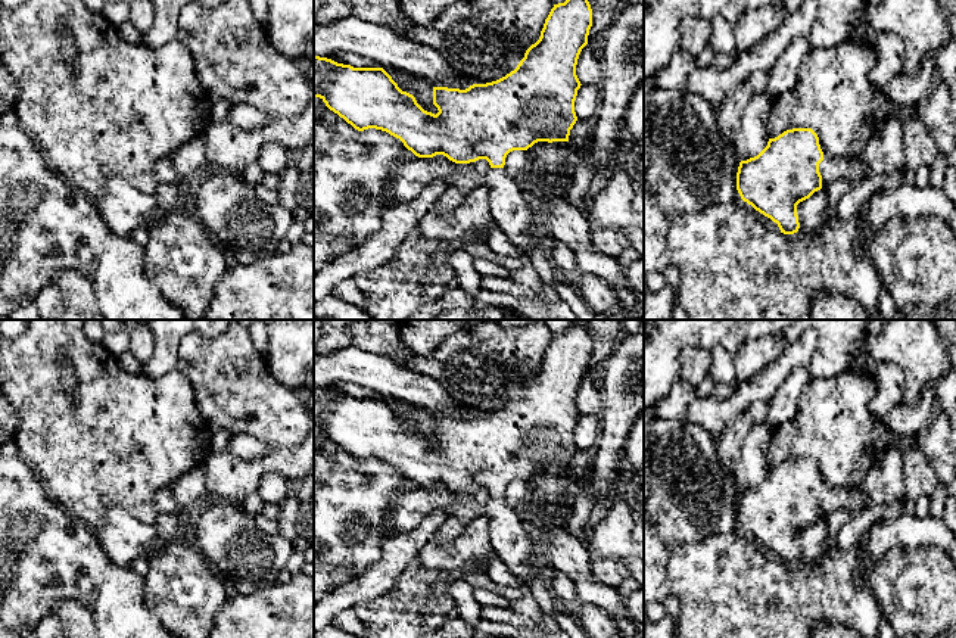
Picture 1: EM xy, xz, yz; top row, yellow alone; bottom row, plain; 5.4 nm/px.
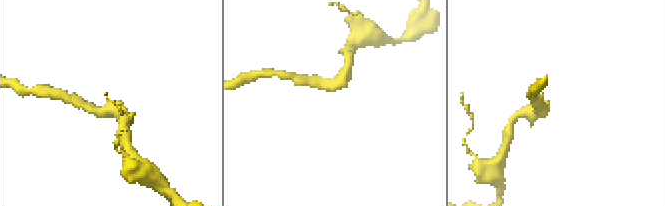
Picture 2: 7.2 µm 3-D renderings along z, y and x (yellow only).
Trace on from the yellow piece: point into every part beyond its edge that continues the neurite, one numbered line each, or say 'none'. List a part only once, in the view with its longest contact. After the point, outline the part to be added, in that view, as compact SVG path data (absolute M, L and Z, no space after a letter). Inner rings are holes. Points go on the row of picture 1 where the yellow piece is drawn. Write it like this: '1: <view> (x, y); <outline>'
1: yz (833, 170); M823 156L823 161L819 164L819 172L831 184L840 180L848 180L850 183L859 184L869 178L868 166L859 156L850 159Z

